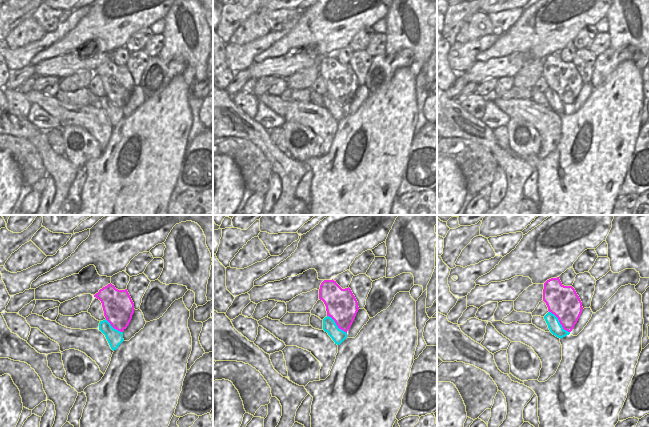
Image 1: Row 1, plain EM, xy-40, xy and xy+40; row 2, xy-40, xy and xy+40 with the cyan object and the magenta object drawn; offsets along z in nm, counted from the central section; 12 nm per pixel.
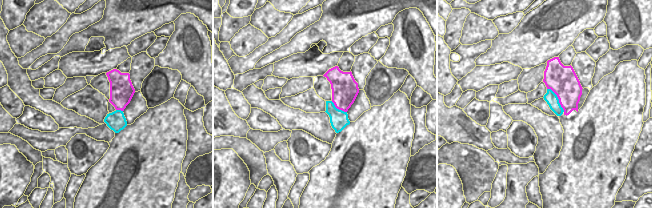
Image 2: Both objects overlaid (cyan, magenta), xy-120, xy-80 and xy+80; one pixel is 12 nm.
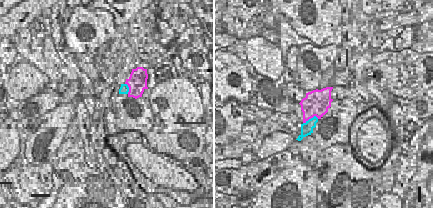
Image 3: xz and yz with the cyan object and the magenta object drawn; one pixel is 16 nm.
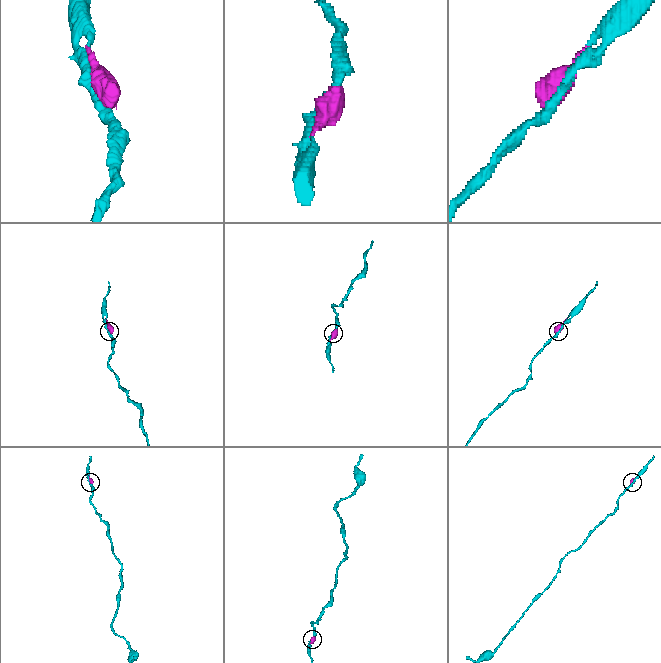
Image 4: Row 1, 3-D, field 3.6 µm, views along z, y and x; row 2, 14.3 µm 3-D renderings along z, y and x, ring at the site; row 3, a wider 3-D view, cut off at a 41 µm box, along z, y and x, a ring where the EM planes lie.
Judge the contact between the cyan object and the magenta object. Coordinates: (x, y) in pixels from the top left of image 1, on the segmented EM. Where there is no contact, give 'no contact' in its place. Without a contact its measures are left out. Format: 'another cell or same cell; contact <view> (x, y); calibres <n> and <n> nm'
same cell; contact xy+40 (559, 322); calibres 150 and 380 nm

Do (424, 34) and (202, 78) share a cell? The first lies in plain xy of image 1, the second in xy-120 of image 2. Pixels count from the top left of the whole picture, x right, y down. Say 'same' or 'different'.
same

